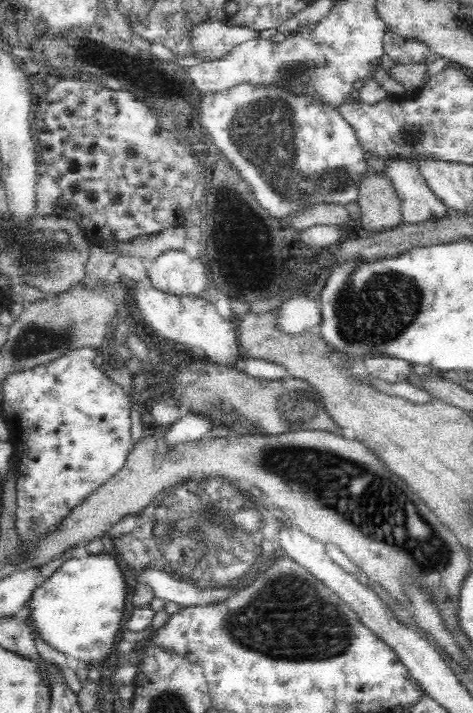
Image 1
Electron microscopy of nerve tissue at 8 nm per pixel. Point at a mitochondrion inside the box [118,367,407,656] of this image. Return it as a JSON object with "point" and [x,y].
{"point":[208,534]}

